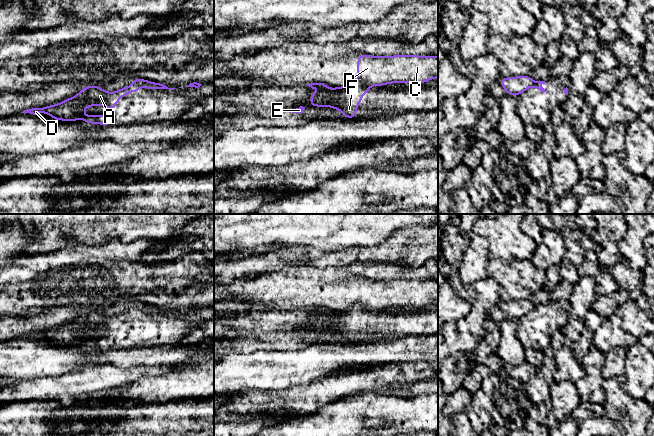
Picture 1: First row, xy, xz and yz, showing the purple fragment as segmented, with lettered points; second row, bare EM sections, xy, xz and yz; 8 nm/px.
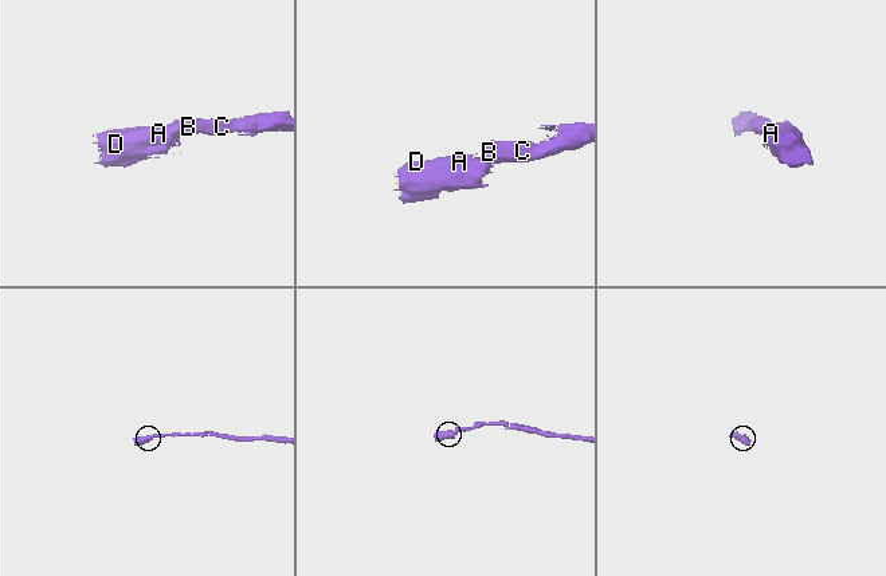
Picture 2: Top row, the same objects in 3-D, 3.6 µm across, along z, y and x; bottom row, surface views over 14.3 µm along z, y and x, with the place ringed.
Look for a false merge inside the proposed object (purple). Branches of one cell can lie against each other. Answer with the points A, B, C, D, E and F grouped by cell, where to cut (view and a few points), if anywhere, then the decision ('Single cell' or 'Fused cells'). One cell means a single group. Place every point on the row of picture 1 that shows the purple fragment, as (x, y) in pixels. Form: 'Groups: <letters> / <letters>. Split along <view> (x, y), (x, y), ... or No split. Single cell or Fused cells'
Groups: A D E F / B C. Split along xz (357, 77), (365, 84). Fused cells

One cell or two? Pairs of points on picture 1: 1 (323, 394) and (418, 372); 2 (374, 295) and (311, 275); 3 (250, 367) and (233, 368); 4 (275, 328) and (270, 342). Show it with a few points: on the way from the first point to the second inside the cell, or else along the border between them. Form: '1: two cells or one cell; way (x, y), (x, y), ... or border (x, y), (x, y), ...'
1: one cell; way (347, 384), (363, 380), (394, 377)
2: one cell; way (358, 291), (327, 290)
3: one cell; way (246, 368), (237, 368)
4: two cells; border (251, 333), (256, 335), (289, 336)

